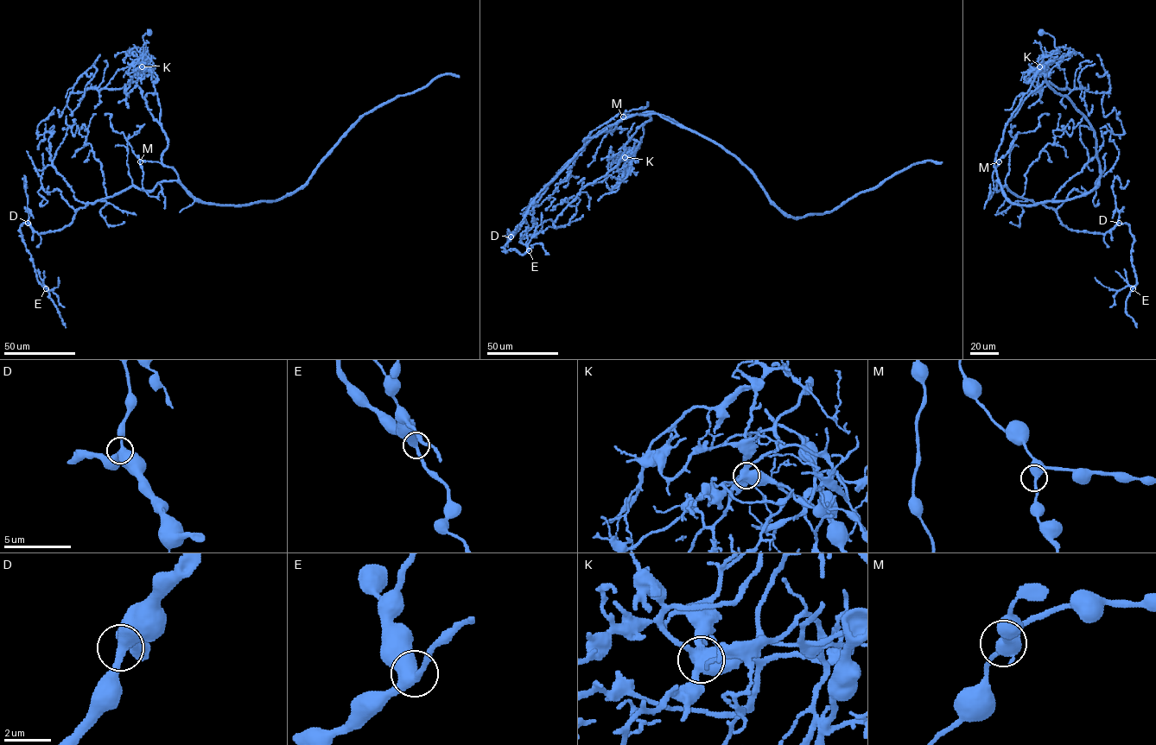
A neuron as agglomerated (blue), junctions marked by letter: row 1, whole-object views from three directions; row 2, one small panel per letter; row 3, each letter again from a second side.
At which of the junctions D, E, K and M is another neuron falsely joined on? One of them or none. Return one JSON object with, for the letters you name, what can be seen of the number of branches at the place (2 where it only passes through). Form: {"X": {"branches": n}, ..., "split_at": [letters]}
{"K": {"branches": 5}, "split_at": ["K"]}

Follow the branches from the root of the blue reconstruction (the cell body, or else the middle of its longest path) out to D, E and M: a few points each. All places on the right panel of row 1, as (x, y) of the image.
D: (1040, 32), (1057, 50), (1007, 122), (994, 159), (996, 189), (1051, 207), (1074, 230), (1105, 233), (1119, 223)
E: (1040, 32), (1057, 50), (1007, 122), (996, 189), (1051, 207), (1074, 230), (1127, 223), (1133, 288)
M: (1040, 32), (1054, 38), (1057, 50), (1038, 72), (1007, 122), (994, 159), (994, 162), (999, 161)

